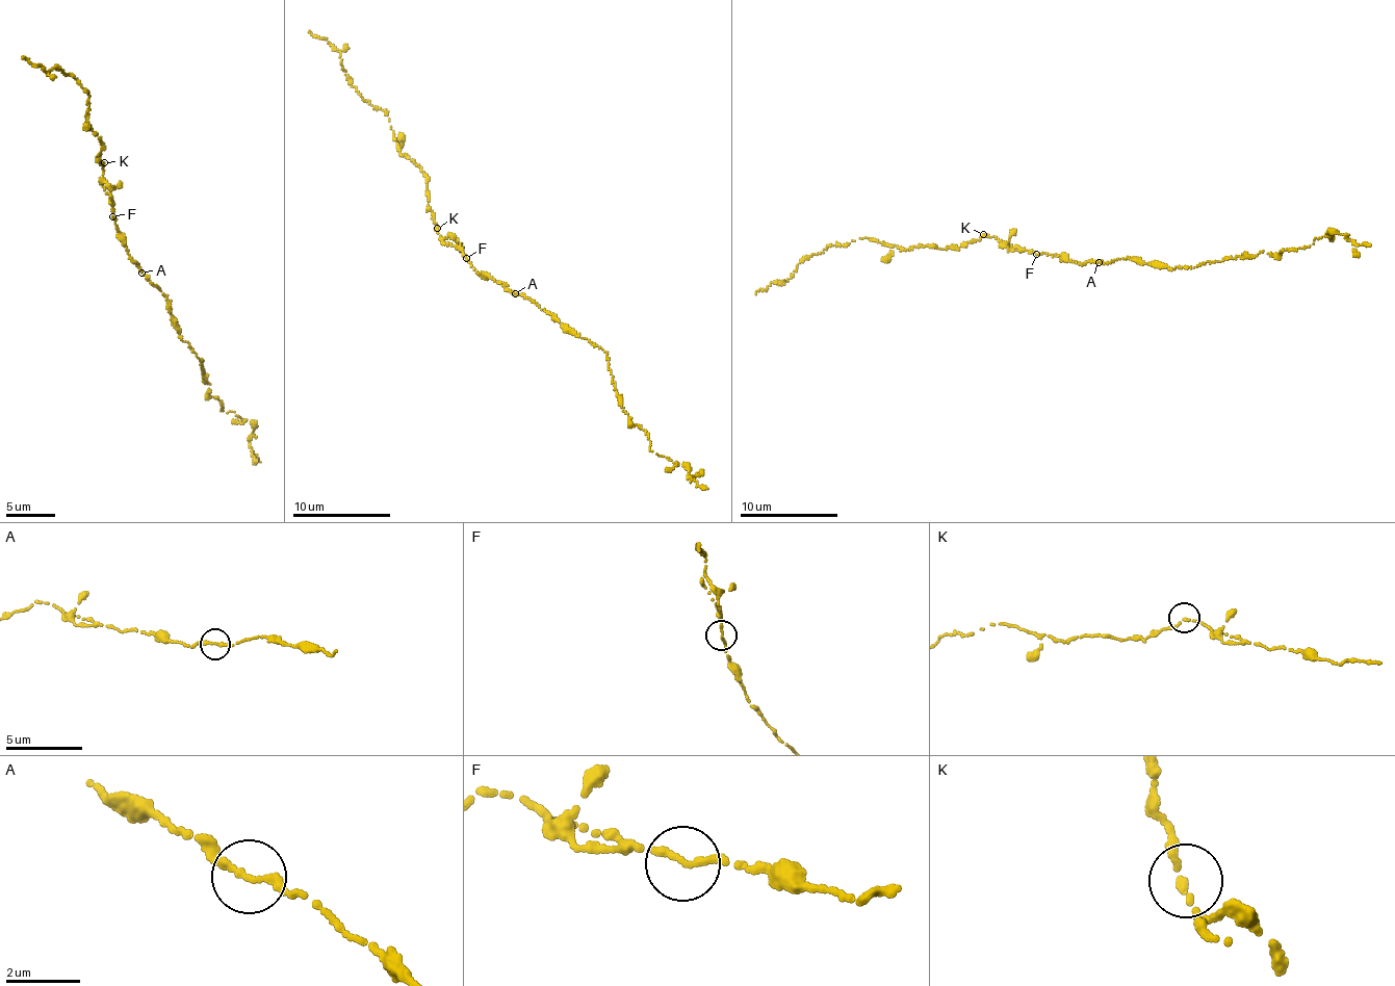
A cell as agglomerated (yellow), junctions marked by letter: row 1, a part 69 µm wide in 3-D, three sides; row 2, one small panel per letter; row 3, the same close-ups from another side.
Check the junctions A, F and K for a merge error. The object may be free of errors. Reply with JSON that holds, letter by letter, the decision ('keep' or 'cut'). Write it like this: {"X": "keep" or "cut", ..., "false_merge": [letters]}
{"A": "keep", "F": "keep", "K": "keep", "false_merge": []}

